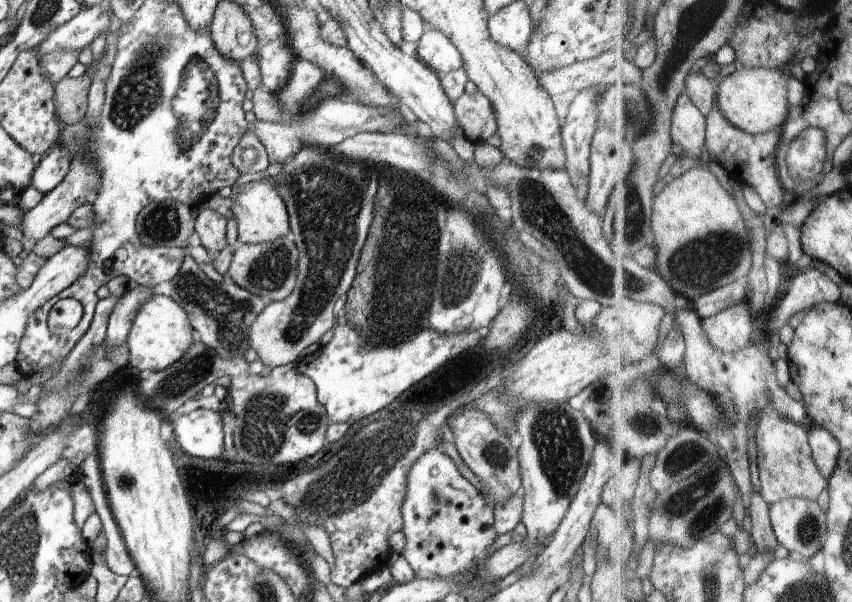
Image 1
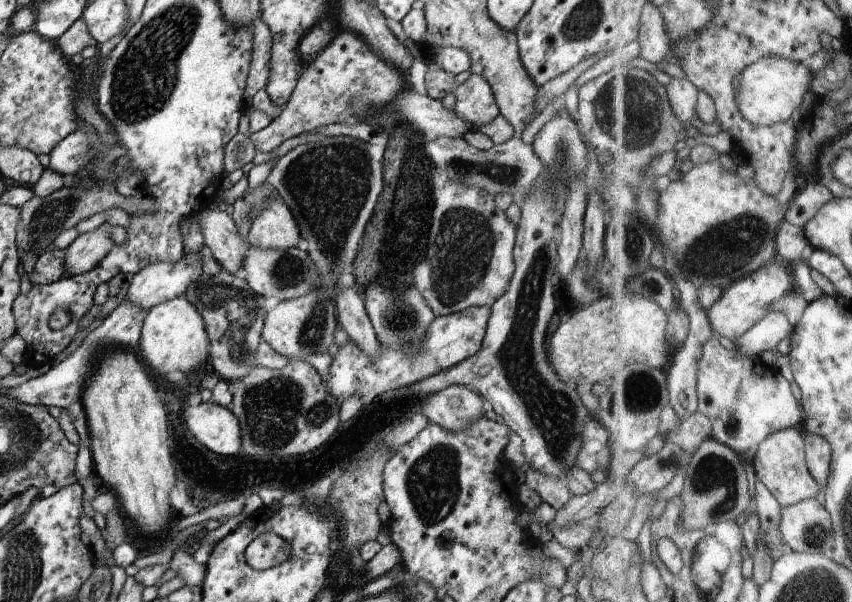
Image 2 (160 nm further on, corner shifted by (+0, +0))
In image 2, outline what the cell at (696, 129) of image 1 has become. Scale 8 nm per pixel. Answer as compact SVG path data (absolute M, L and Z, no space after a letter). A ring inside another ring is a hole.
M674 77L669 84L669 93L676 112L685 121L690 122L699 114L699 98L703 91L692 79Z

